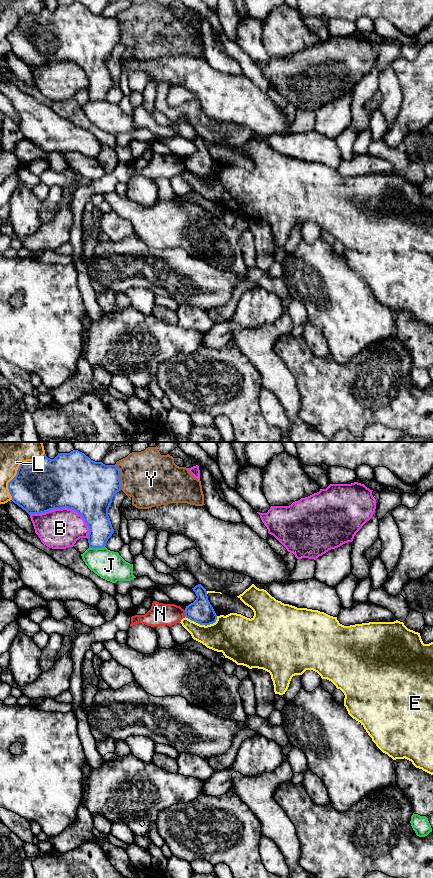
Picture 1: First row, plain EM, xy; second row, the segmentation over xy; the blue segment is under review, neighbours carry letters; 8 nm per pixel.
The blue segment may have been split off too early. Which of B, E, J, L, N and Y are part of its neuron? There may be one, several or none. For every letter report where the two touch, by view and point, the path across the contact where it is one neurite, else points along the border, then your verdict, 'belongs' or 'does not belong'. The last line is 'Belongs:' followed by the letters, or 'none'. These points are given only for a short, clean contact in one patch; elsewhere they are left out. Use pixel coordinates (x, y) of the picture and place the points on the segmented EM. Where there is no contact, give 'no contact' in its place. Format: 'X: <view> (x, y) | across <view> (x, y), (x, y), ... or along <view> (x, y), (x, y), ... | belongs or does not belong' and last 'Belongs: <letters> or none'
B: xy (66, 507) | does not belong
E: xy (201, 624) | does not belong
J: xy (97, 547) | does not belong
L: xy (17, 470) | does not belong
N: xy (185, 613) | along xy (184, 610), (185, 616) | does not belong
Y: xy (119, 477) | does not belong
Belongs: none

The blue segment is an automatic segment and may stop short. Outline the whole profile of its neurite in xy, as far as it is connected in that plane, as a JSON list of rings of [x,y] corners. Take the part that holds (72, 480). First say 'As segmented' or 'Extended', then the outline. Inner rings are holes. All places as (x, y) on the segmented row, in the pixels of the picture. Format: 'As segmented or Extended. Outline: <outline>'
As segmented. Outline: [[[78,450],[58,453],[54,459],[44,454],[39,461],[20,464],[16,476],[8,483],[8,489],[12,501],[28,514],[62,508],[76,511],[89,528],[87,539],[90,548],[105,547],[114,533],[108,509],[115,494],[121,490],[120,470],[116,465],[95,462]]]

